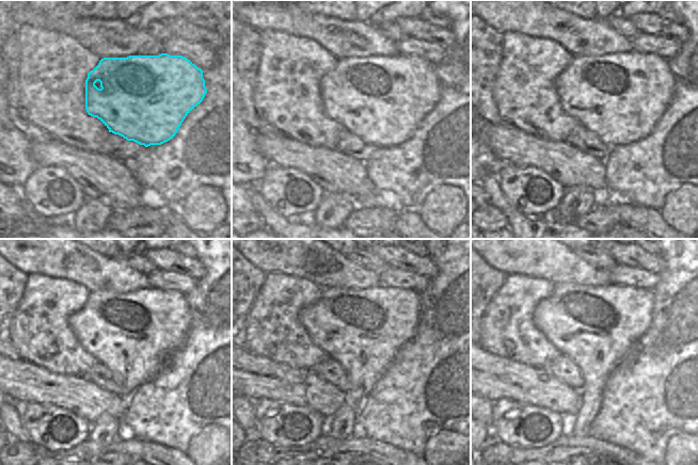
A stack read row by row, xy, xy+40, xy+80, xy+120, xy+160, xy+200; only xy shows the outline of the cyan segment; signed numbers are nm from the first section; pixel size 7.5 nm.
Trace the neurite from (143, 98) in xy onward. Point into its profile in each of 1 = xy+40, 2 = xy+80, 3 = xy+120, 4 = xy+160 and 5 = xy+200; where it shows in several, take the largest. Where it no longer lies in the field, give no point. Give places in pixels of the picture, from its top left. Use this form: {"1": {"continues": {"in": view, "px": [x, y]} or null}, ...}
{"1": {"continues": {"in": "xy+40", "px": [382, 99]}}, "2": {"continues": {"in": "xy+80", "px": [620, 97]}}, "3": {"continues": {"in": "xy+120", "px": [139, 332]}}, "4": {"continues": {"in": "xy+160", "px": [366, 327]}}, "5": {"continues": {"in": "xy+200", "px": [600, 323]}}}

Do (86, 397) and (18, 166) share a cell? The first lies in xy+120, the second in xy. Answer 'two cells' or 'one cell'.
two cells

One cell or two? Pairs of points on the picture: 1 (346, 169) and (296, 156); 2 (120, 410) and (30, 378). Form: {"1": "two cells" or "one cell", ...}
{"1": "one cell", "2": "one cell"}

